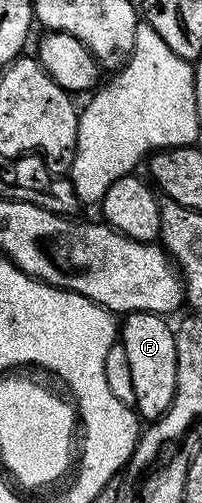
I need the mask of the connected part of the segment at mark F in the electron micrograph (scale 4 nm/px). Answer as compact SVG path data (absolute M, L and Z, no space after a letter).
M130 312L123 320L118 340L123 344L130 361L134 408L141 421L151 422L166 414L170 402L174 402L174 390L178 382L178 358L174 350L176 333L173 325L164 321L167 319L163 315L154 312Z

